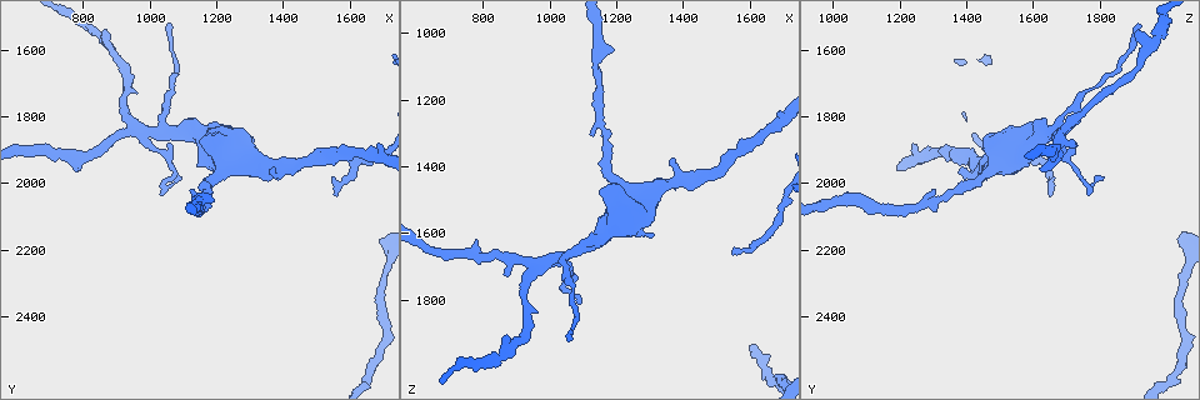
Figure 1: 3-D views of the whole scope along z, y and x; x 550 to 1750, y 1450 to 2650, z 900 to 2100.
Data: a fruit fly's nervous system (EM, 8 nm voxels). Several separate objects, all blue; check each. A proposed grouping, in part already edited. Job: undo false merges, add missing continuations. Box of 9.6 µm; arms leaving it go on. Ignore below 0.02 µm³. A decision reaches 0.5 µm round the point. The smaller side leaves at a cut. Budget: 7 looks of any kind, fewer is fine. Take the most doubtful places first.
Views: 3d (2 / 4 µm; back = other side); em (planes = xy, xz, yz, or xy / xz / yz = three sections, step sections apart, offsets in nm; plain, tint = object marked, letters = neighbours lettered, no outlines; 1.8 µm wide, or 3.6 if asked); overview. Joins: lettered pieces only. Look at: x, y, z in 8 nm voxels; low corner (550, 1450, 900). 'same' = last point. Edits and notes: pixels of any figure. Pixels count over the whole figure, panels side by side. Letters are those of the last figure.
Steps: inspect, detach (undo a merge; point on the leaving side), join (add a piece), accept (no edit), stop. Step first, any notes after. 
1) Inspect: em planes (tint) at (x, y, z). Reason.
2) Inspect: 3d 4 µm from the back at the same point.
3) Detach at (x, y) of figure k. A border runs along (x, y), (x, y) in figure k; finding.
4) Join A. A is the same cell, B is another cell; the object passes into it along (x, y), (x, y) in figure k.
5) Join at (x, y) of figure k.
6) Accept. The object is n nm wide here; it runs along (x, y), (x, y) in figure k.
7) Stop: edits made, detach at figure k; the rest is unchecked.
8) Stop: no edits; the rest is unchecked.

Inspect: em xz step 16 (letters) at (1380, 1970, 1380). Free end.

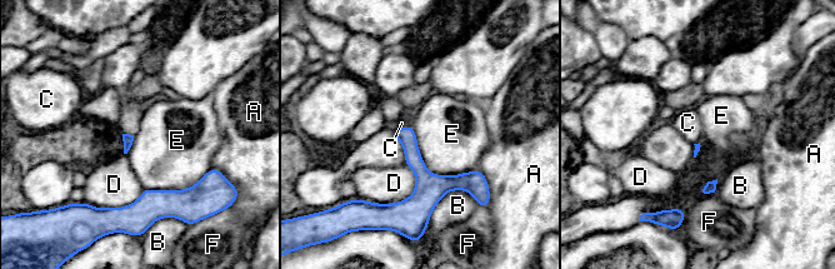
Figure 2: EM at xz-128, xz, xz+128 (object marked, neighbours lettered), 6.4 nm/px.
Inspect: em planes (letters) at the same point. Cut it another way.

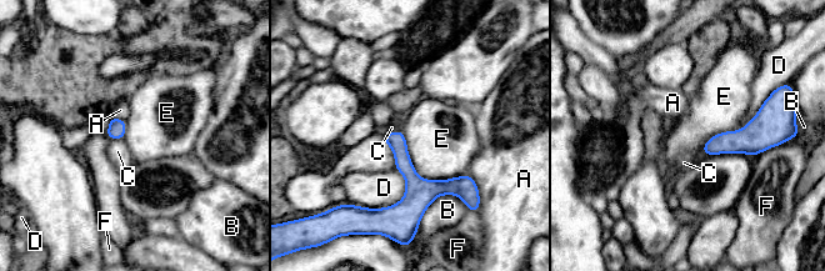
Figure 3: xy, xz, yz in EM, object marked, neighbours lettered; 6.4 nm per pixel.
Accept. A, B, C, D, E and F are other cells; a border runs along (403, 130), (420, 176), (466, 175) in figure 3; no lettered piece goes on from it.

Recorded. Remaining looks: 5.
Inspect: em planes (letters) at (780, 1960, 1620). An open end.

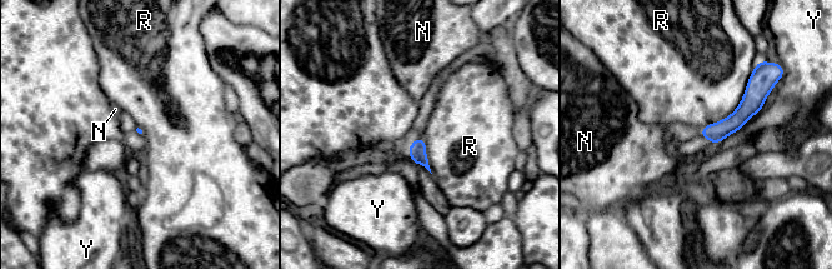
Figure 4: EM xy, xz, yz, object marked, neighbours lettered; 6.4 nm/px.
Accept. N, R and Y are other cells; it runs along (757, 88), (731, 124), (703, 131) in figure 4; none of them fits.

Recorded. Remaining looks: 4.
Inspect: em 3.6 µm yz step 16 (tint) at (1050, 1780, 1720). Sudden change in width.

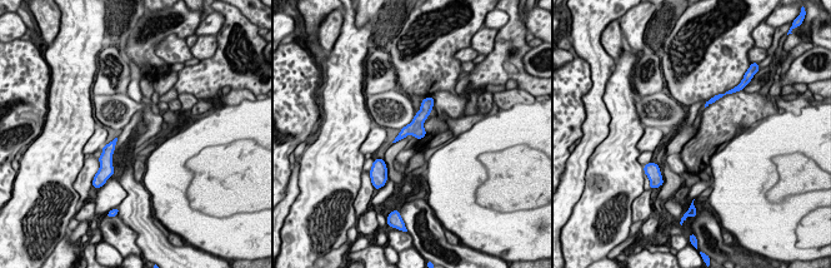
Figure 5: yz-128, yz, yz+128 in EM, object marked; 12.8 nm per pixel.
Inspect: em 3.6 µm yz step 16 (letters) at the same point. See the neighbours.

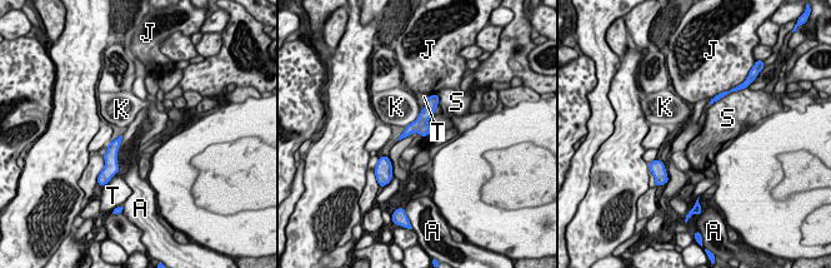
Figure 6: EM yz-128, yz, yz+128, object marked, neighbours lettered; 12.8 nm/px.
Accept. A, J, K, S and T are other cells; a border runs along (123, 135), (118, 152), (119, 168) in figure 6; one neuron here.

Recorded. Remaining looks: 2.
Stop: no edits; the rest is unchecked.

